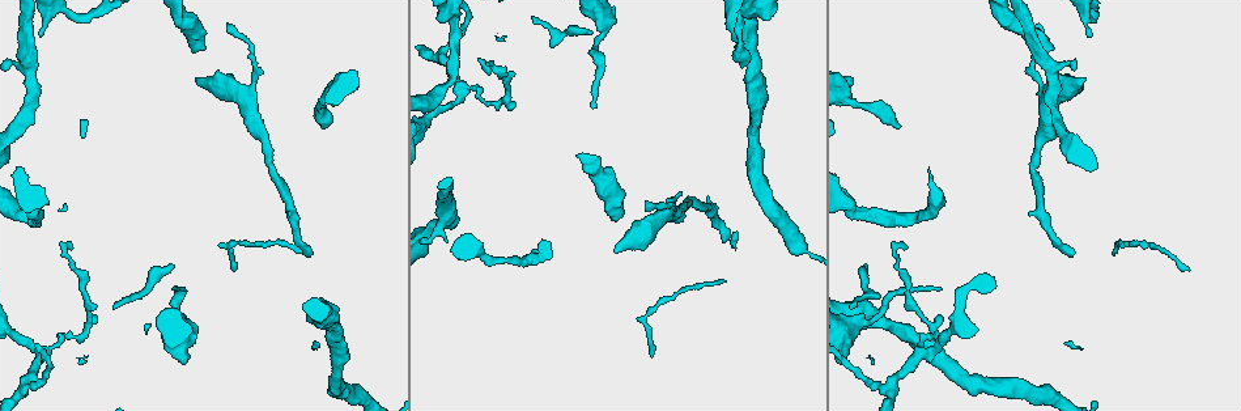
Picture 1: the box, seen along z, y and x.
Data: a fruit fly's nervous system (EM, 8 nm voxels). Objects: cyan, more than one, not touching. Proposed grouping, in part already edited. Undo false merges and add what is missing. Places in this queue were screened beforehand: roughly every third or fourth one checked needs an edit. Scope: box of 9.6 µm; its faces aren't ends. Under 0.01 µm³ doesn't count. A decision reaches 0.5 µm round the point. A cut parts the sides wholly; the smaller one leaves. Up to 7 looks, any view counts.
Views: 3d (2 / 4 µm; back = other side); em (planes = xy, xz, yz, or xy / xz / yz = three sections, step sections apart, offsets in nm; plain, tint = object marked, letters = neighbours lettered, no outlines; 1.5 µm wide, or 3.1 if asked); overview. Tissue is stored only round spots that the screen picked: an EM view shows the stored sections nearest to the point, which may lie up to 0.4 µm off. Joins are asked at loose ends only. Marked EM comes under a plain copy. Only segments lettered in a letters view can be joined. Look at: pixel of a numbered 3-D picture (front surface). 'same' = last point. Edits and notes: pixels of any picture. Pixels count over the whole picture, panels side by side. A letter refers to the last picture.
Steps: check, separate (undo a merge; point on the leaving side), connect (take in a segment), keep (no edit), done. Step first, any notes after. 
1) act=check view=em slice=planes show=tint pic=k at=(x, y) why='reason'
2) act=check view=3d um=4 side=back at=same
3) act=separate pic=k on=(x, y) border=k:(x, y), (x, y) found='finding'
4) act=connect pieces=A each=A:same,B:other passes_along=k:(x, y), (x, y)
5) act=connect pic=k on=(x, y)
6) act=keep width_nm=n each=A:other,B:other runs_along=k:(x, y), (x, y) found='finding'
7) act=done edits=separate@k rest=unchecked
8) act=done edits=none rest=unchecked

act=check view=em slice=planes show=tint pic=1 at=(82, 337) why='sharp bend'

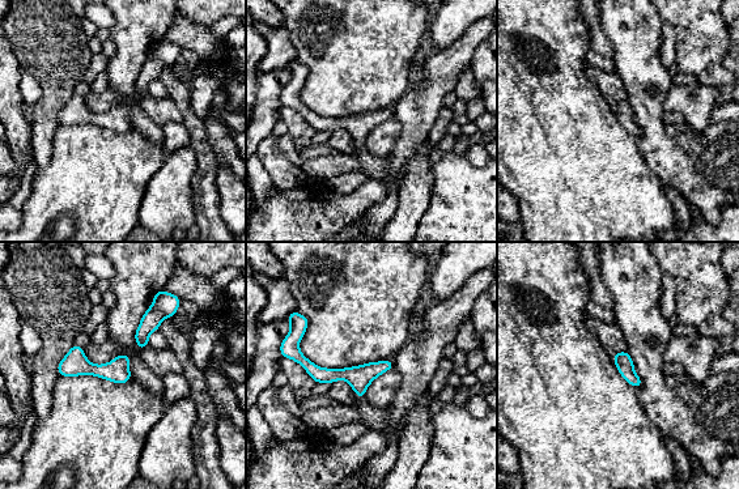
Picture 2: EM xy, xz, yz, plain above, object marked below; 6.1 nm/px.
act=check view=em slice=planes show=letters at=same

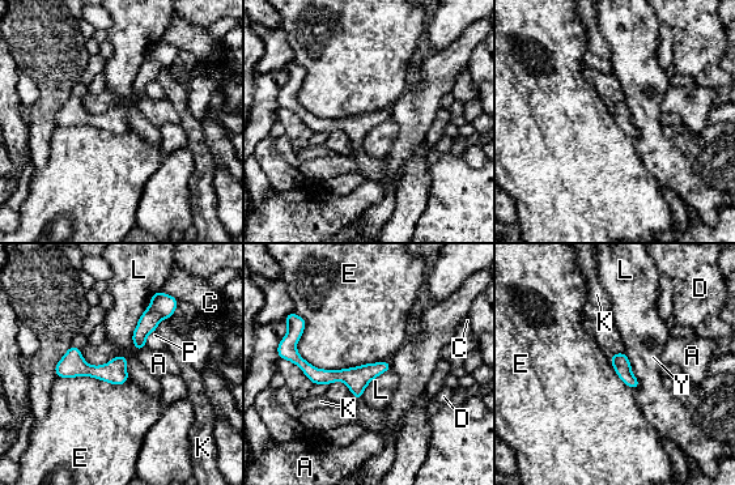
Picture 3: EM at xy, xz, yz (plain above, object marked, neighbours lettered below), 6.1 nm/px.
act=keep each=A:other,C:other,D:other,E:other,K:other,L:other,P:other,Y:other border=3:(300, 317), (314, 366), (390, 362) found='continuous, no second cell'

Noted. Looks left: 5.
act=check view=em slice=planes show=tint pic=1 at=(742, 68) why='end of a long branch'

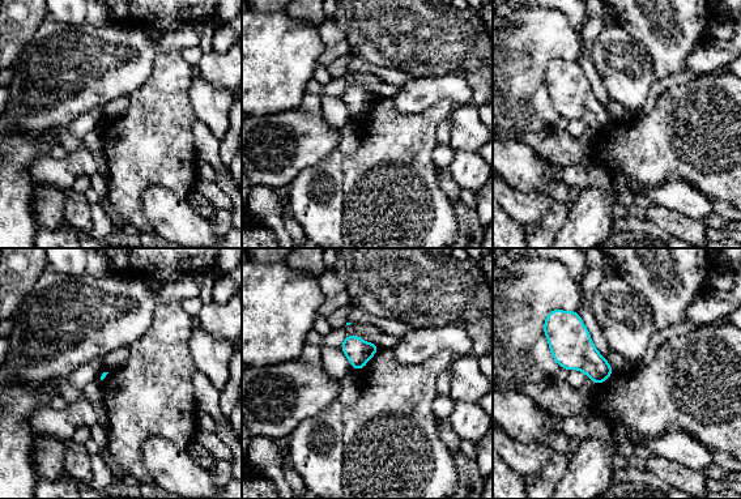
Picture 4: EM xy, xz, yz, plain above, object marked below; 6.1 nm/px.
act=check view=em slice=planes show=letters at=same why='what lies round it'

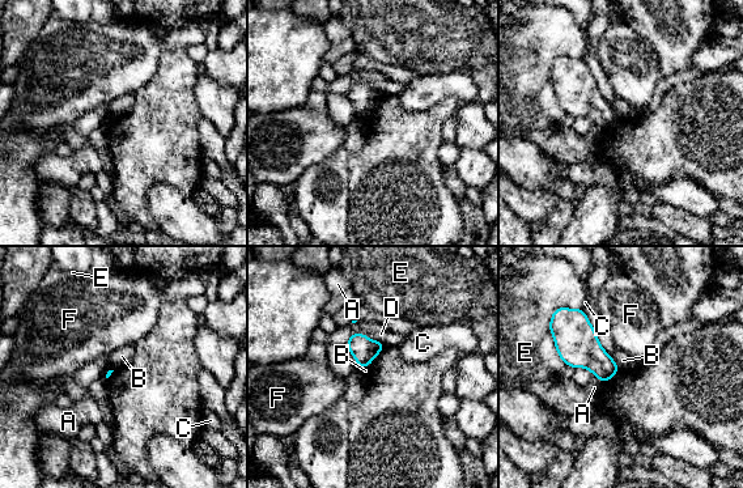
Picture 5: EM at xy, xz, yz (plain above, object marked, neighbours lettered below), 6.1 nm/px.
act=keep each=A:other,B:other,C:other,D:other,E:other,F:other found='none of them fits'

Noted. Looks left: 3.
act=check view=em slice=planes show=letters pic=1 at=(197, 79) why='an open end'

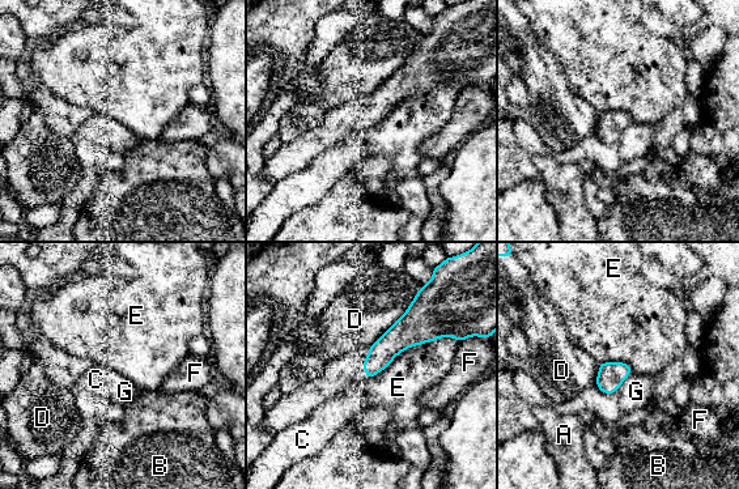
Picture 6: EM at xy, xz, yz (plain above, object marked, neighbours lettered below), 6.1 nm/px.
act=keep each=A:other,B:other,C:other,D:other,E:other,F:other,G:other border=6:(459, 341), (407, 347), (370, 378) found='no lettered segment goes on from it'

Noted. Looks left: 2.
act=done edits=none rest=unchecked

